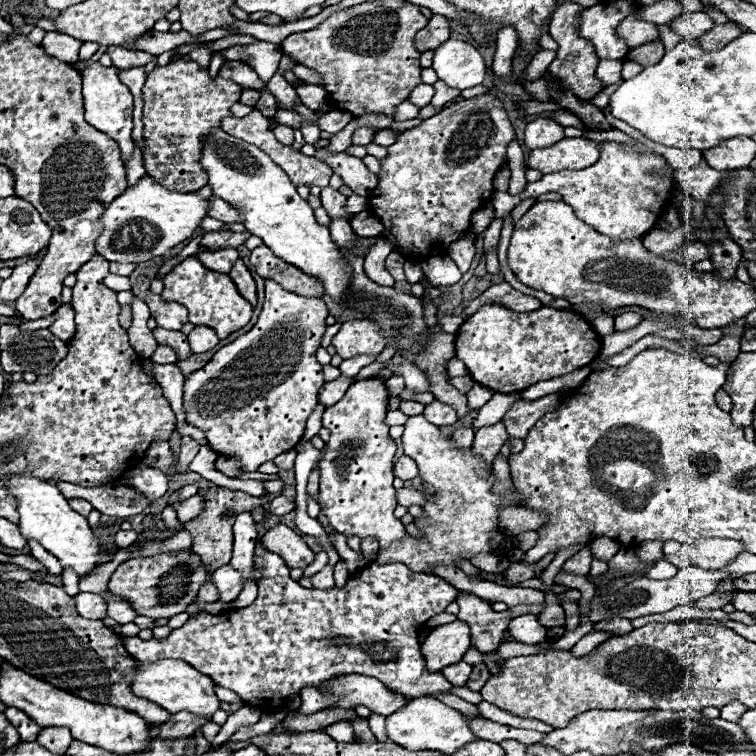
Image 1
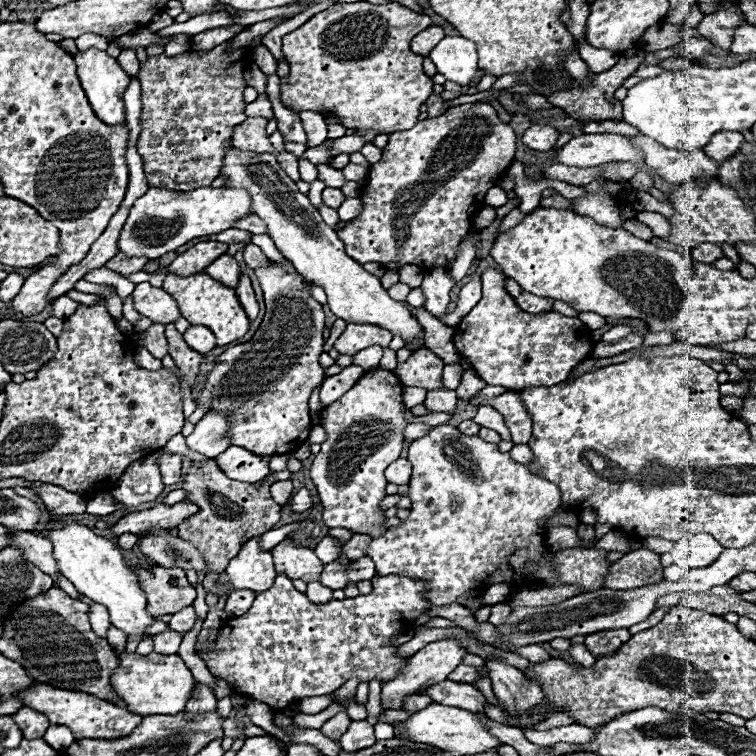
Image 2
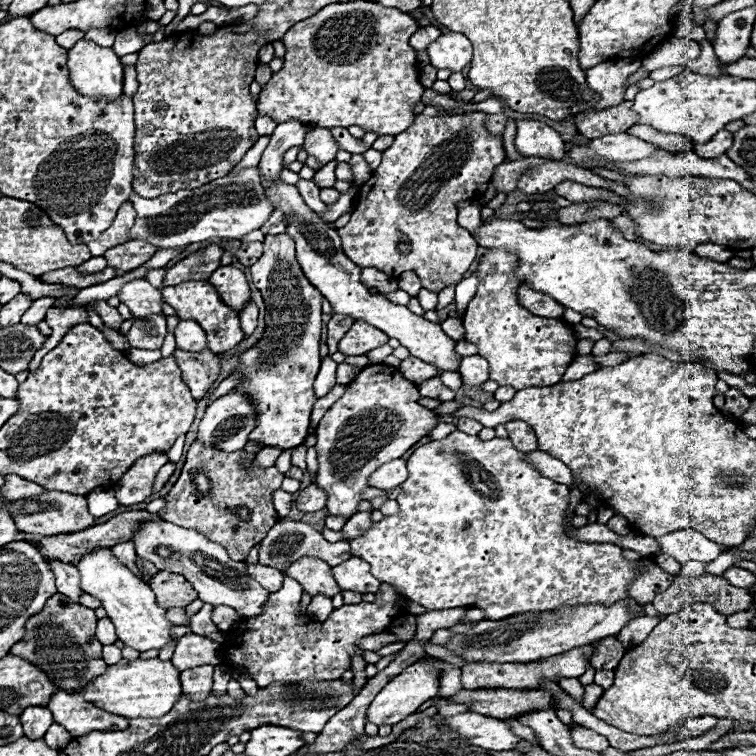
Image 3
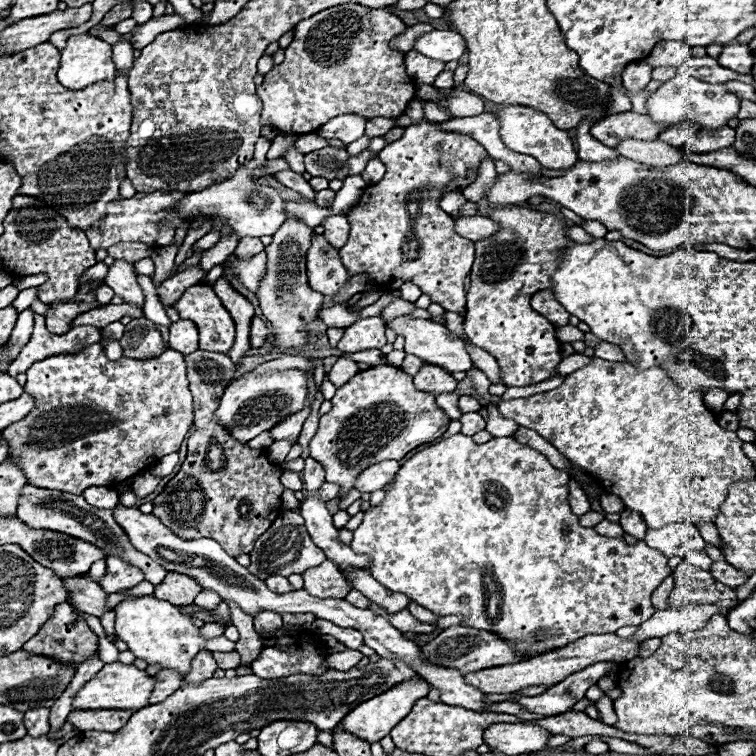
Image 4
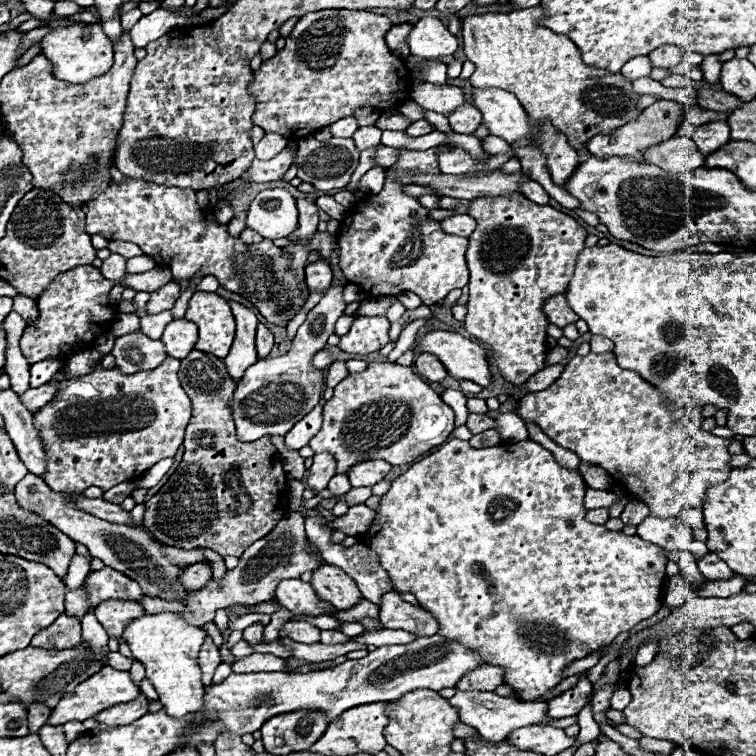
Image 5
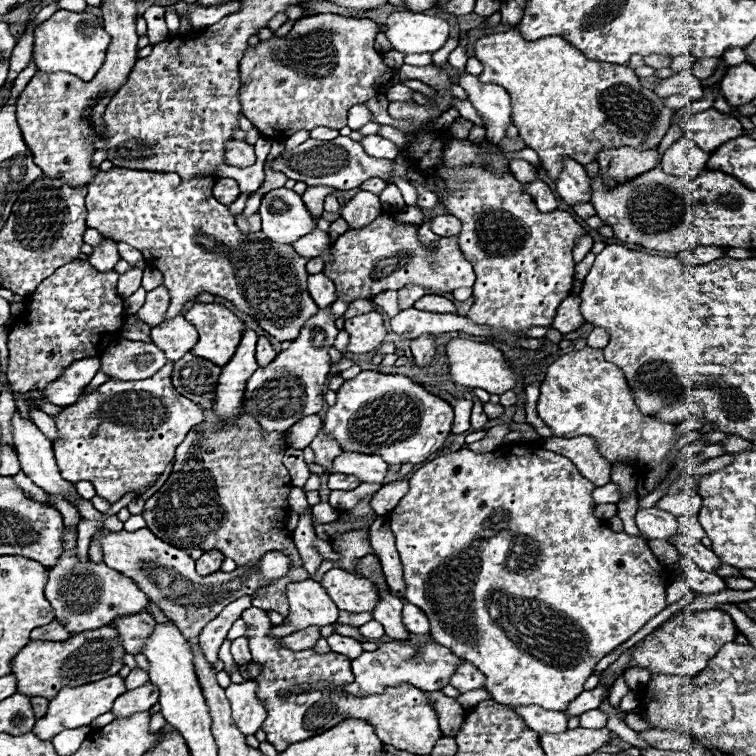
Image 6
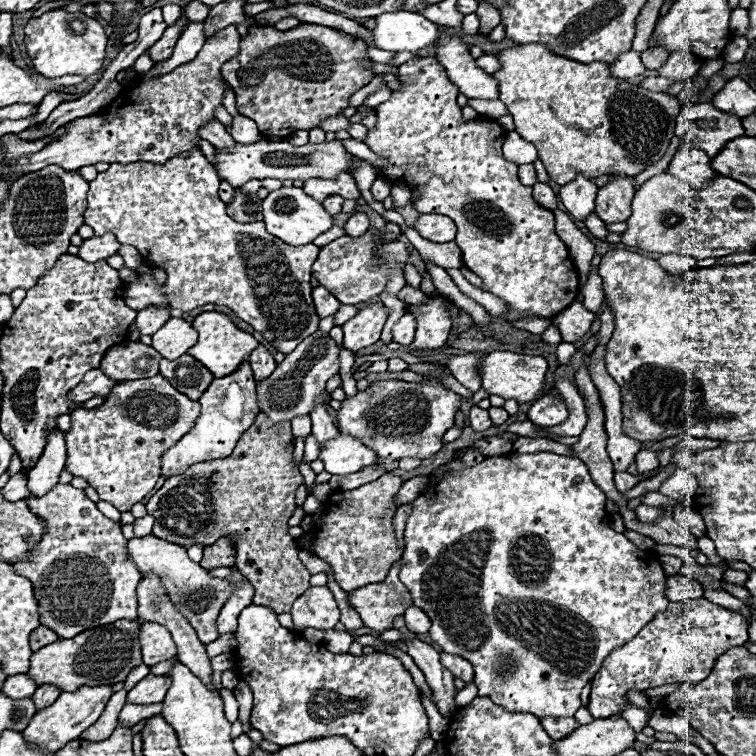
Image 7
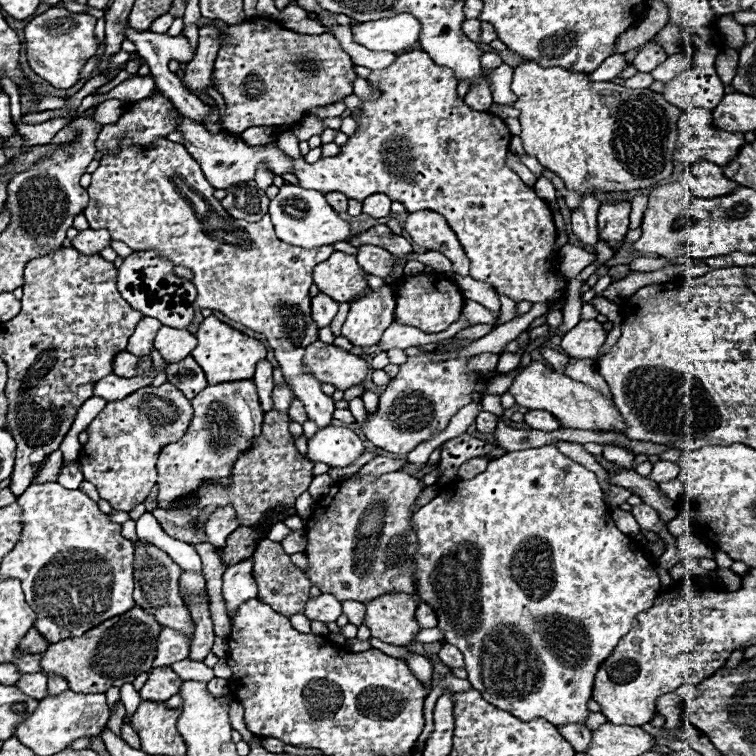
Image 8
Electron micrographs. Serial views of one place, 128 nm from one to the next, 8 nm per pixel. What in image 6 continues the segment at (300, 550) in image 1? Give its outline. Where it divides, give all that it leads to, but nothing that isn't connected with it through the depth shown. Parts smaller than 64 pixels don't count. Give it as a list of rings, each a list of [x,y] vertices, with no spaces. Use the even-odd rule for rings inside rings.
[[[332,568],[322,576],[320,584],[328,590],[338,610],[346,610],[346,612],[372,612],[374,610],[378,588],[366,578],[358,578],[342,568]]]

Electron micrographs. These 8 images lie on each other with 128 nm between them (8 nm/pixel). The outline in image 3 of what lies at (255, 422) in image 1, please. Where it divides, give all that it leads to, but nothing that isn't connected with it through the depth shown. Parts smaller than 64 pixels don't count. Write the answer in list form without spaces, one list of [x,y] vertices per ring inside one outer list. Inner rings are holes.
[[[288,234],[266,236],[264,254],[250,270],[252,270],[254,286],[262,292],[266,304],[266,330],[264,336],[252,348],[238,354],[238,366],[232,372],[232,376],[240,376],[240,382],[234,390],[240,390],[254,404],[256,428],[250,432],[248,440],[260,446],[280,446],[282,450],[290,450],[304,444],[304,438],[310,428],[310,412],[316,402],[312,386],[320,368],[318,344],[320,344],[320,328],[322,328],[322,320],[320,320],[322,294],[302,274],[296,262],[294,240]]]

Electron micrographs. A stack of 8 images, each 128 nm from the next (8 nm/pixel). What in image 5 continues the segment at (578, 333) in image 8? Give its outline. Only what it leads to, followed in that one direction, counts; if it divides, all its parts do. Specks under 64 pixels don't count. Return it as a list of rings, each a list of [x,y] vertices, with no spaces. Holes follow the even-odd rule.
[[[556,294],[544,300],[544,314],[550,320],[550,324],[556,324],[558,328],[564,328],[568,324],[574,324],[578,320],[578,314],[568,306],[564,294]]]

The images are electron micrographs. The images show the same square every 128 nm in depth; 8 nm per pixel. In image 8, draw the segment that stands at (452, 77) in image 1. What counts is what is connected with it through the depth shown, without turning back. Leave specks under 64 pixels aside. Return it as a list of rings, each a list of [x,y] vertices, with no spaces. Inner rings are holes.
[[[394,14],[354,26],[354,42],[374,52],[406,52],[420,38],[420,22],[412,14]]]

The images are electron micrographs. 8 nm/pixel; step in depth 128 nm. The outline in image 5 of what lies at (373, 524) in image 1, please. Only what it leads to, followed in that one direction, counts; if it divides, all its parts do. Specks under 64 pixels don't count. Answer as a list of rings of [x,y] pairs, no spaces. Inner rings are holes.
[[[372,362],[364,372],[346,376],[346,378],[334,388],[334,396],[324,404],[324,422],[322,422],[322,428],[320,428],[320,432],[310,440],[310,448],[312,448],[316,454],[320,454],[320,452],[330,452],[330,454],[334,456],[334,460],[336,460],[336,474],[346,474],[348,468],[352,468],[352,466],[356,466],[356,462],[364,462],[364,460],[386,460],[386,462],[390,462],[392,466],[410,464],[410,462],[414,462],[420,454],[426,454],[426,452],[432,450],[434,446],[442,444],[442,442],[450,436],[452,430],[454,430],[454,412],[452,412],[452,408],[446,406],[446,404],[440,400],[440,396],[438,396],[424,380],[420,380],[420,378],[414,374],[412,368],[398,366],[398,364],[392,364],[392,362]]]

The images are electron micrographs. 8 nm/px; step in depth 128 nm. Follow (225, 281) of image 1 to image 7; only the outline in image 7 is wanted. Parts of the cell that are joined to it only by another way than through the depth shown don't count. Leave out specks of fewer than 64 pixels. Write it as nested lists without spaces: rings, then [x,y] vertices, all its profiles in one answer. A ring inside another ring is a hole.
[[[214,310],[198,314],[194,318],[192,326],[198,330],[200,338],[198,338],[196,346],[192,346],[192,350],[188,350],[188,354],[194,356],[196,360],[200,360],[216,378],[232,374],[232,370],[236,370],[258,344],[258,340],[252,334],[240,330],[226,314],[220,314],[220,312],[214,312]]]

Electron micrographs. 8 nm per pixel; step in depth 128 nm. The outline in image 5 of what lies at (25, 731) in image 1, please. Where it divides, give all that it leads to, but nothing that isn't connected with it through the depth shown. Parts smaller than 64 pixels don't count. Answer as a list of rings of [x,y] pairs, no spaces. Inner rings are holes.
[[[44,704],[30,706],[28,708],[28,728],[30,728],[30,732],[38,732],[48,722],[50,712],[52,710],[48,706],[44,706]]]

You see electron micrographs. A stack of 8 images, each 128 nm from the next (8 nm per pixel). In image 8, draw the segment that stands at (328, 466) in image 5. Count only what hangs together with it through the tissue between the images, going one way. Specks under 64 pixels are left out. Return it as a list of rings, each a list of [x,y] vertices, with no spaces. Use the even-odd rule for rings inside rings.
[[[122,140],[120,154],[100,158],[100,168],[92,174],[92,184],[88,186],[90,202],[82,214],[90,222],[90,228],[108,230],[112,240],[126,242],[132,250],[156,248],[156,252],[162,258],[172,260],[174,266],[192,270],[192,282],[198,292],[194,304],[198,308],[220,310],[230,320],[264,334],[276,354],[284,378],[292,384],[292,390],[304,404],[308,418],[316,422],[318,428],[330,426],[334,402],[320,390],[320,382],[304,372],[302,356],[304,348],[318,338],[318,326],[312,322],[308,296],[312,286],[312,270],[324,258],[328,258],[334,248],[322,246],[316,250],[300,250],[296,246],[288,246],[276,238],[268,214],[260,222],[236,220],[222,208],[220,200],[214,198],[214,190],[216,188],[202,174],[200,162],[192,158],[192,154],[182,144],[160,140],[158,146],[144,150],[132,146],[130,140]]]

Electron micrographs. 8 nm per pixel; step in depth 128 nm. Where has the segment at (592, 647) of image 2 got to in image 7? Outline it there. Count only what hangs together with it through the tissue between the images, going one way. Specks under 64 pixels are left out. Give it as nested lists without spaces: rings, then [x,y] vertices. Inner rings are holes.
[[[686,600],[686,602],[670,602],[670,606],[664,612],[658,612],[652,622],[636,634],[630,642],[626,642],[622,648],[614,650],[602,664],[602,670],[592,678],[592,692],[586,704],[586,710],[594,718],[610,718],[618,712],[620,704],[628,700],[626,692],[636,688],[644,692],[646,688],[662,686],[662,684],[672,684],[672,682],[700,682],[704,680],[716,658],[724,654],[732,646],[742,646],[748,640],[748,620],[732,610],[726,610],[718,604],[712,604],[708,600]]]

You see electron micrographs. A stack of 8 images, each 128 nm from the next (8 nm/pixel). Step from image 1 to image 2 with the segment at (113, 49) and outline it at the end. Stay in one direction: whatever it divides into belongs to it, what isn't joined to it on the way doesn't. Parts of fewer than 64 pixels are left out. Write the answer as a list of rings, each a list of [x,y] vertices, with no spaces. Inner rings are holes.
[[[122,50],[116,60],[124,72],[128,72],[130,76],[136,74],[136,52],[134,50]]]

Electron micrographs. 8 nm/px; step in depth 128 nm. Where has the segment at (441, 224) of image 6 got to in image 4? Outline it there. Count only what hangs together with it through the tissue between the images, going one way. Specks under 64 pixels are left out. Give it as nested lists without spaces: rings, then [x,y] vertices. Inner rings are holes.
[[[464,216],[456,220],[456,232],[468,240],[484,240],[490,238],[492,234],[496,234],[498,230],[498,222],[486,218],[486,216]]]

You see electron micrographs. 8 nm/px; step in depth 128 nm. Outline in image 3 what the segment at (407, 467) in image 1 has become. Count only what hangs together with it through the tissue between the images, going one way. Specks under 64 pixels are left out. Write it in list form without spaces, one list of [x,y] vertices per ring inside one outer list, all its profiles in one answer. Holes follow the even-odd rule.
[[[402,458],[386,462],[384,466],[380,466],[372,478],[370,478],[370,486],[374,488],[382,488],[382,490],[392,490],[398,488],[400,484],[404,484],[408,478],[408,470],[406,470],[406,462]]]

